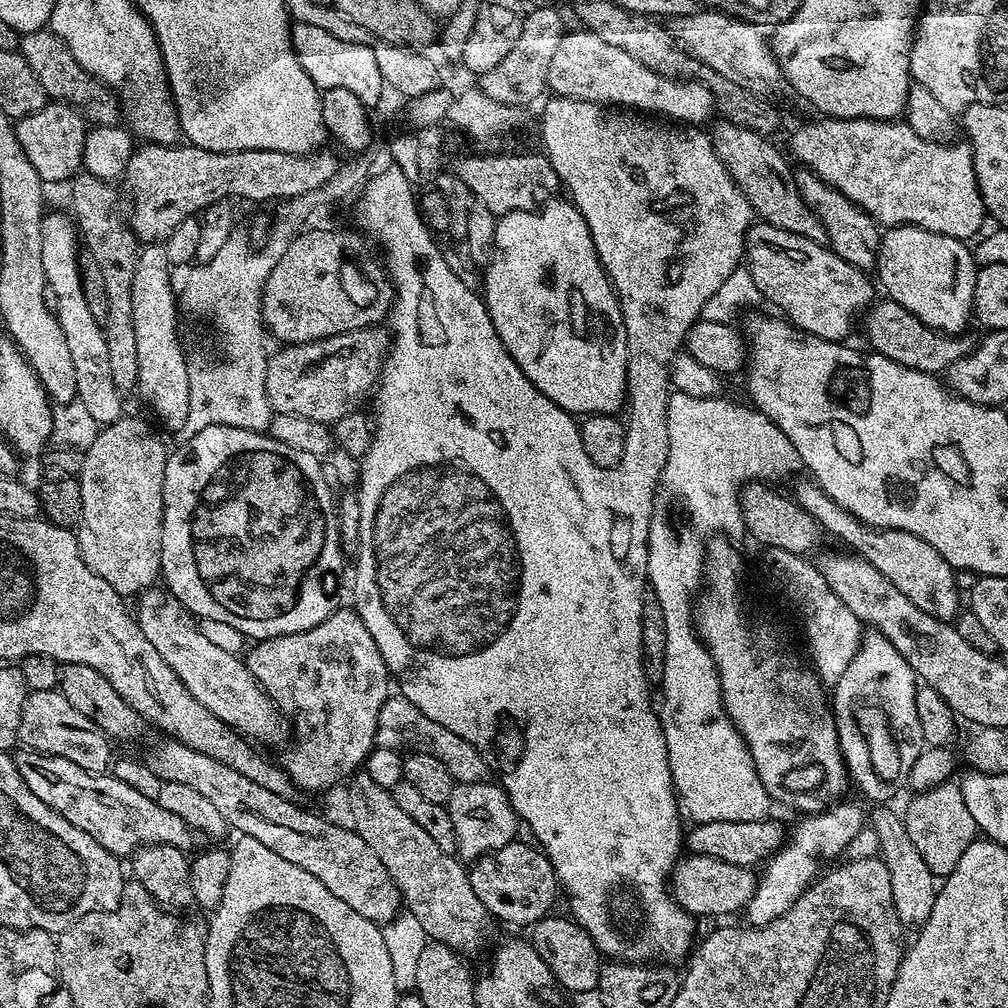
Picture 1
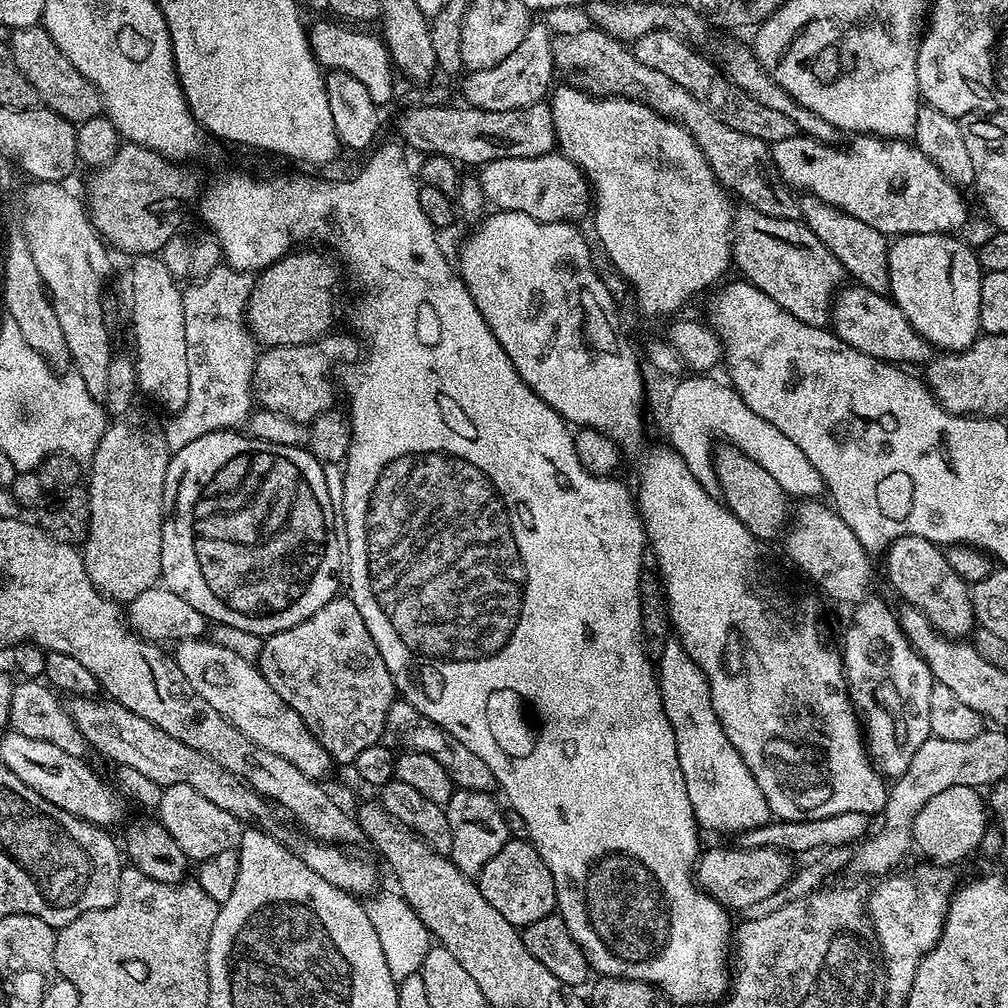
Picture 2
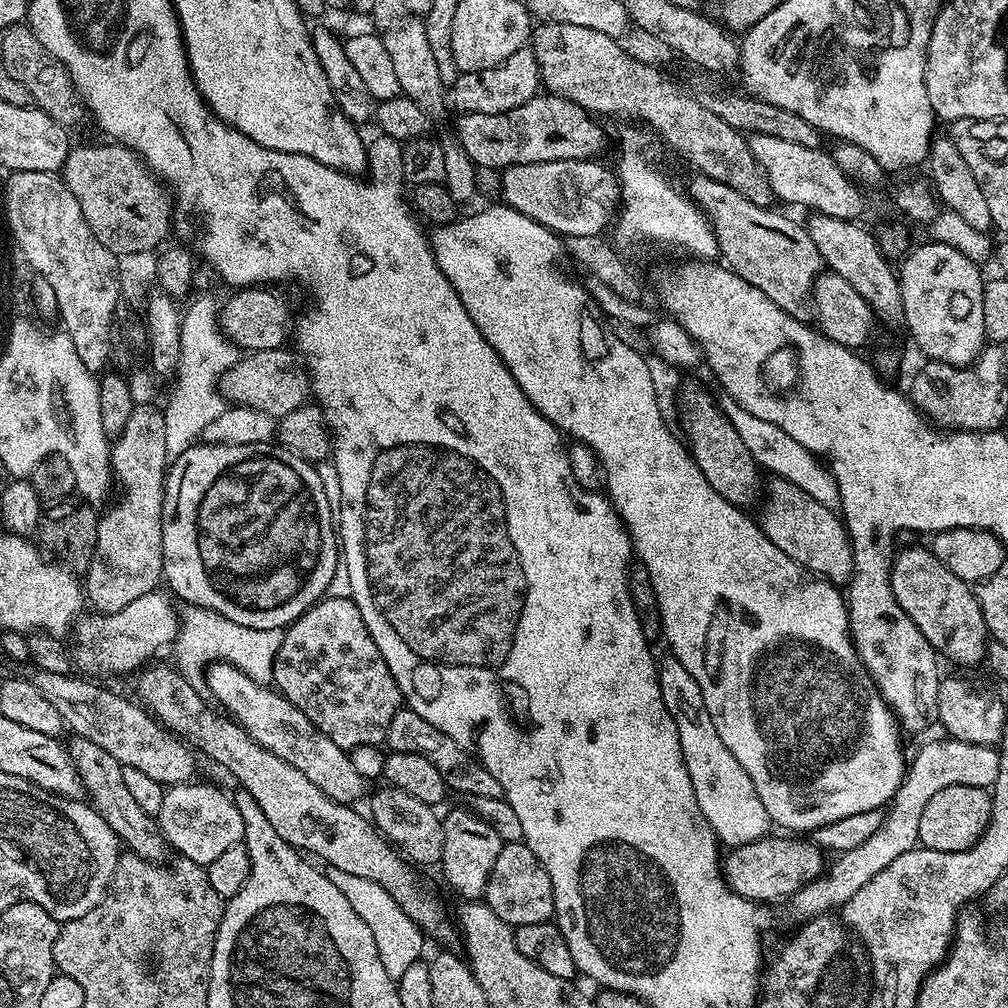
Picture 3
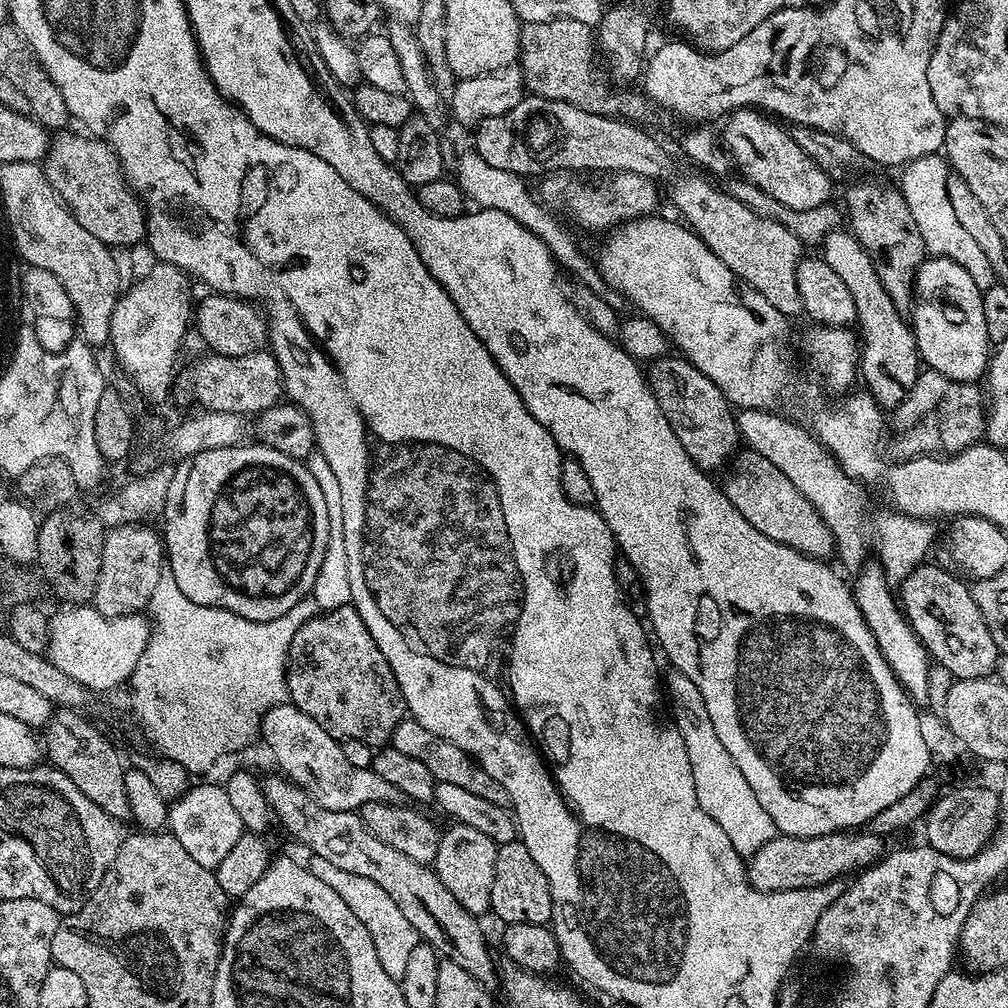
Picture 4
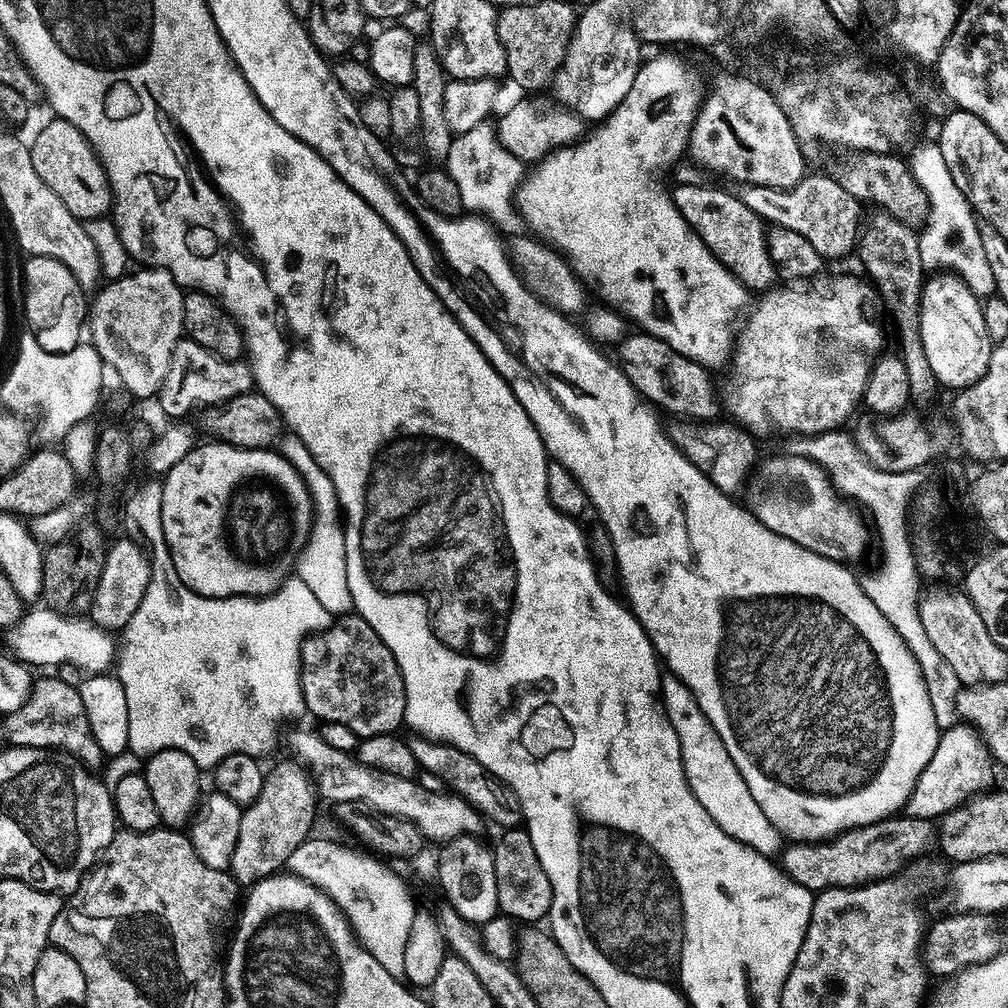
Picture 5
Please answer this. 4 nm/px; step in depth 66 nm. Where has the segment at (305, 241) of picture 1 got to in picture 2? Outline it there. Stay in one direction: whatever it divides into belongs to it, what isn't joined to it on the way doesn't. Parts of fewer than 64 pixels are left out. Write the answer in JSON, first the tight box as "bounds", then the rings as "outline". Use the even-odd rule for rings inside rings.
{"bounds":[246,246,337,348],"outline":[[[304,246],[289,252],[255,277],[246,319],[257,345],[277,348],[311,344],[333,331],[336,312],[330,305],[324,304],[324,292],[330,291],[336,284],[337,261],[327,251],[315,252],[312,248],[315,247]]]}

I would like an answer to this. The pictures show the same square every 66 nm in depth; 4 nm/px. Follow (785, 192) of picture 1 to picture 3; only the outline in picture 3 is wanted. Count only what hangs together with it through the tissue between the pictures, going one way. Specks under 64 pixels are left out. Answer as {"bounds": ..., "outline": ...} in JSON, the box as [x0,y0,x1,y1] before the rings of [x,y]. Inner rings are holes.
{"bounds":[530,22,773,207],"outline":[[[544,22],[530,37],[530,47],[538,58],[540,67],[540,83],[551,95],[562,96],[565,100],[574,102],[585,112],[600,118],[629,116],[632,120],[645,120],[658,135],[665,136],[669,144],[696,167],[695,171],[699,175],[709,176],[714,178],[714,182],[722,182],[738,190],[742,198],[750,198],[750,202],[758,206],[773,207],[772,184],[761,170],[760,163],[754,158],[745,133],[722,122],[718,114],[710,114],[710,110],[702,106],[699,98],[695,95],[692,97],[686,89],[679,88],[674,81],[663,76],[654,65],[635,60],[630,53],[624,52],[620,44],[623,43],[618,42],[617,37],[602,34],[602,30],[590,30],[587,26],[577,24]]]}

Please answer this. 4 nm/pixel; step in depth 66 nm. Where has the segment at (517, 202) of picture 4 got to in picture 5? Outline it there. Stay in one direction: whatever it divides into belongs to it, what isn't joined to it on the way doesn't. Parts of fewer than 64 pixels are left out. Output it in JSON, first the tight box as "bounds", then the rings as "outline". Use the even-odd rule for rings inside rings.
{"bounds":[446,122,526,238],"outline":[[[488,122],[479,124],[474,126],[474,130],[466,130],[453,139],[448,151],[446,171],[450,178],[454,178],[469,213],[481,214],[505,237],[516,238],[522,232],[522,217],[514,201],[520,191],[520,182],[526,175],[525,161],[520,161],[514,153],[507,152],[499,144],[496,132],[490,125]]]}

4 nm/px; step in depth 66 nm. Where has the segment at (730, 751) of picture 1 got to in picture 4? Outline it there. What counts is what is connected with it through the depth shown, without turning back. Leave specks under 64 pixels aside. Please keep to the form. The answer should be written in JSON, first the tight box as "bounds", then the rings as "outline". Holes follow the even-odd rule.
{"bounds":[666,670,778,854],"outline":[[[675,670],[666,676],[666,700],[672,703],[670,715],[678,726],[678,734],[682,734],[682,742],[686,742],[686,754],[690,754],[690,770],[694,770],[694,790],[698,794],[698,802],[718,826],[730,838],[730,842],[741,854],[757,852],[766,842],[778,835],[774,822],[766,810],[762,810],[762,802],[754,798],[754,790],[750,790],[750,782],[742,778],[742,770],[738,770],[738,762],[730,758],[726,746],[718,739],[714,731],[714,722],[710,722],[710,714],[706,714],[706,702],[702,702],[702,694],[698,686],[686,678],[686,674]]]}

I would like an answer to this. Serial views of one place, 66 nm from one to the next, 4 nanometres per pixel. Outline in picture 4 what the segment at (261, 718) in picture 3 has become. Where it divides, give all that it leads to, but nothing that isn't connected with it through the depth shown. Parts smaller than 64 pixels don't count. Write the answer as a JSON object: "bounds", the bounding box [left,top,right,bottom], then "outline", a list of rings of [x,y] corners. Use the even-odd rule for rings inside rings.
{"bounds":[262,702,397,812],"outline":[[[291,702],[276,704],[264,716],[262,740],[268,743],[268,748],[272,751],[277,766],[281,768],[277,769],[289,780],[311,793],[313,799],[328,808],[328,810],[355,812],[362,809],[363,804],[372,806],[377,802],[392,802],[397,799],[397,789],[390,782],[386,782],[386,778],[382,778],[382,774],[378,774],[371,767],[363,768],[351,764],[344,753],[343,743],[327,732],[313,716],[307,716],[302,709]]]}

